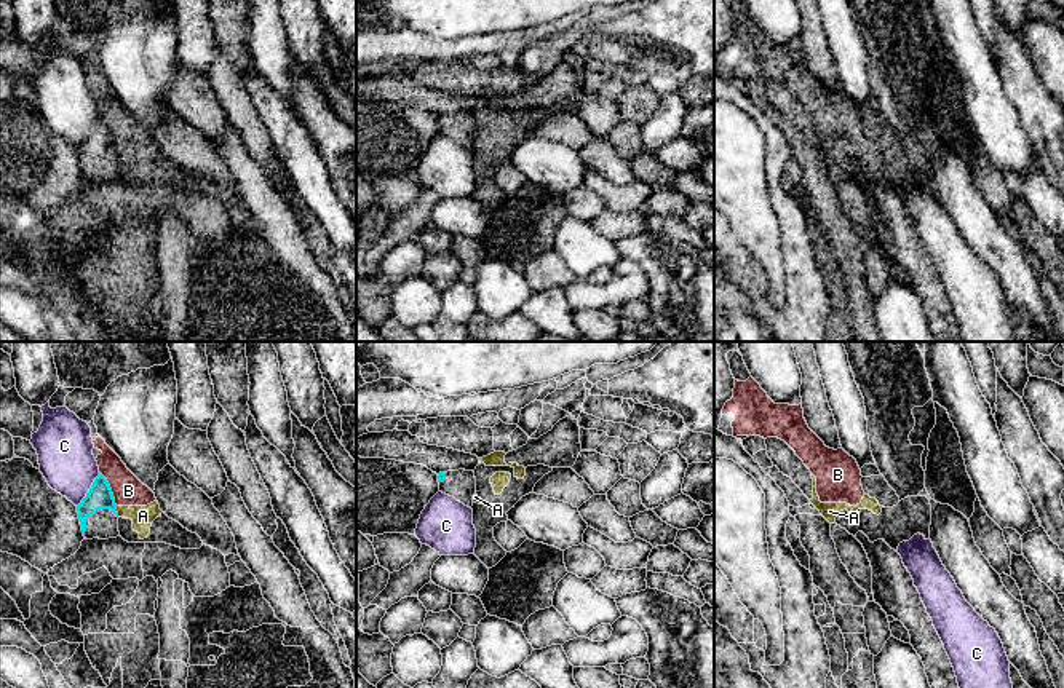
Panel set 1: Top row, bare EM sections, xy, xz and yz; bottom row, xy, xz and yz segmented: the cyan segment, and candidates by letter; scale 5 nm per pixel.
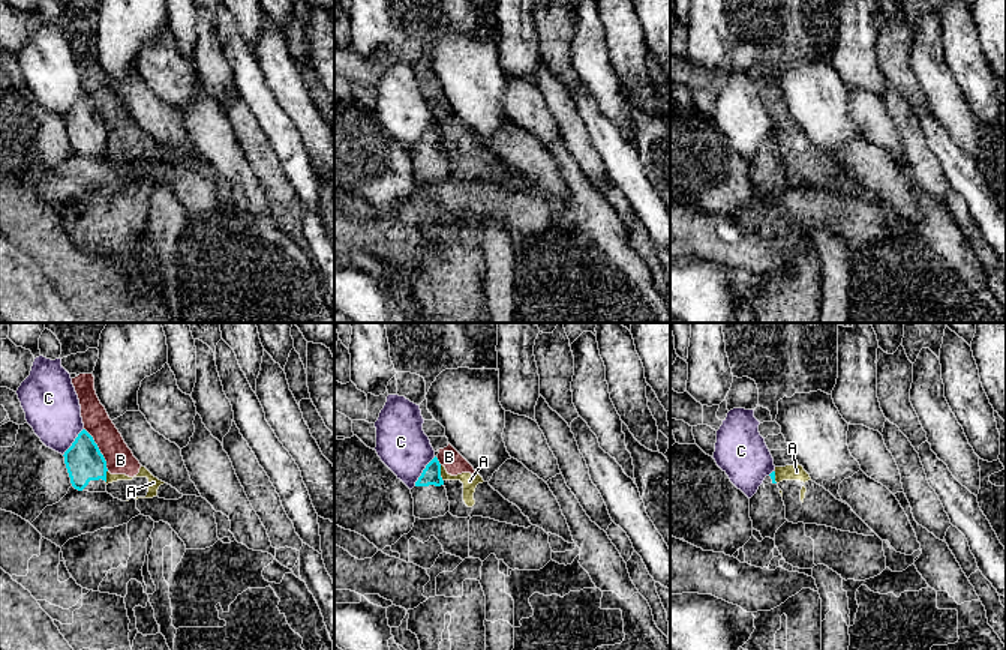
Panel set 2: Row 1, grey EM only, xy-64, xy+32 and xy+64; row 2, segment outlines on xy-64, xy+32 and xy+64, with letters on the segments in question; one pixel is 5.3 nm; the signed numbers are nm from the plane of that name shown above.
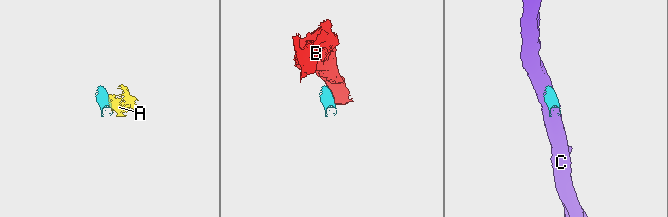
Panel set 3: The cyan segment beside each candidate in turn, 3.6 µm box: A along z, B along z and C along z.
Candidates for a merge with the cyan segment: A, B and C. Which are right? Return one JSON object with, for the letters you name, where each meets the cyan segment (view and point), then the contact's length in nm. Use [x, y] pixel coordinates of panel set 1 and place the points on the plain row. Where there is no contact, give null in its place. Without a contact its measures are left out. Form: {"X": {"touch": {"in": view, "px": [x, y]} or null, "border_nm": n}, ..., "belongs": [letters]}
{"belongs": []}

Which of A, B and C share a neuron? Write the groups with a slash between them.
A B / C

